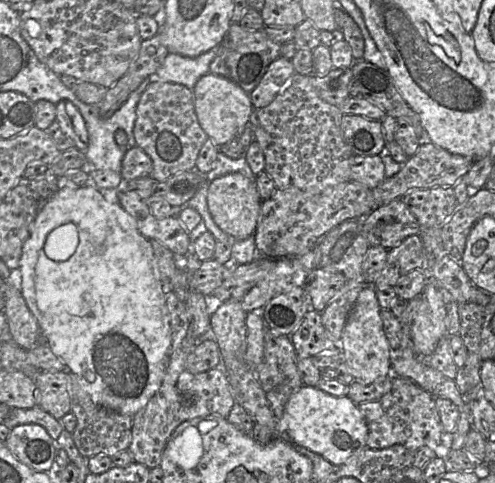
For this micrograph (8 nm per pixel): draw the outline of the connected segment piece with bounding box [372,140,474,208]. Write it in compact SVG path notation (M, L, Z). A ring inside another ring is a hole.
M431 140L423 141L420 143L416 153L401 165L398 173L392 177L385 178L382 183L372 189L375 208L388 204L394 199L402 199L408 191L413 189L436 186L453 187L469 171L473 162L473 159L453 154Z

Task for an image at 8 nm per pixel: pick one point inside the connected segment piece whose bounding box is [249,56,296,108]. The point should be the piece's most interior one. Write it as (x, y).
(278, 74)

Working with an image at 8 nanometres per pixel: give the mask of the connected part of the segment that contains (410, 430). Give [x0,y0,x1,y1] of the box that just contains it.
[357,376,448,458]

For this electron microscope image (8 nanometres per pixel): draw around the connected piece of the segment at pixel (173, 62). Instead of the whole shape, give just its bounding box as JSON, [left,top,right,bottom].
[155,47,218,90]

